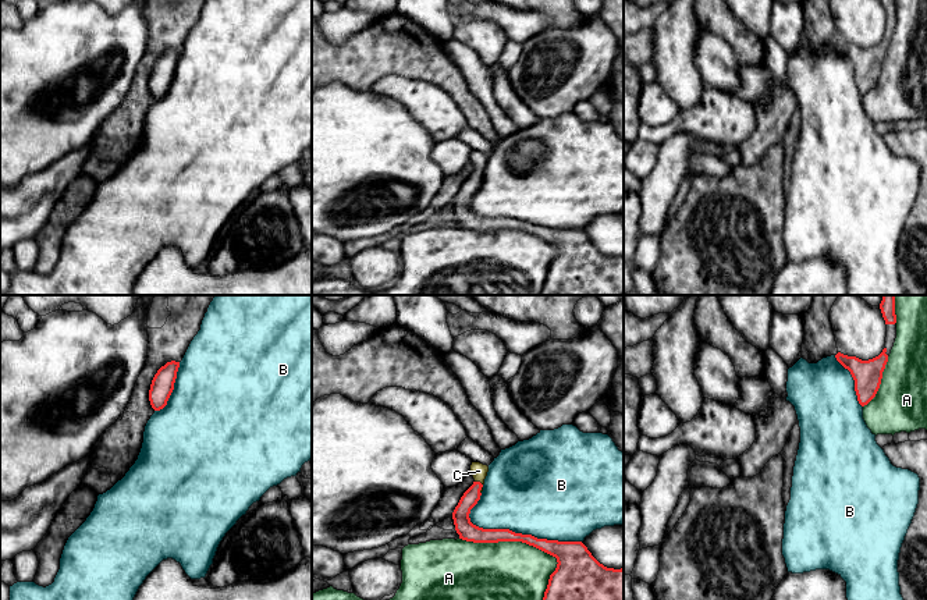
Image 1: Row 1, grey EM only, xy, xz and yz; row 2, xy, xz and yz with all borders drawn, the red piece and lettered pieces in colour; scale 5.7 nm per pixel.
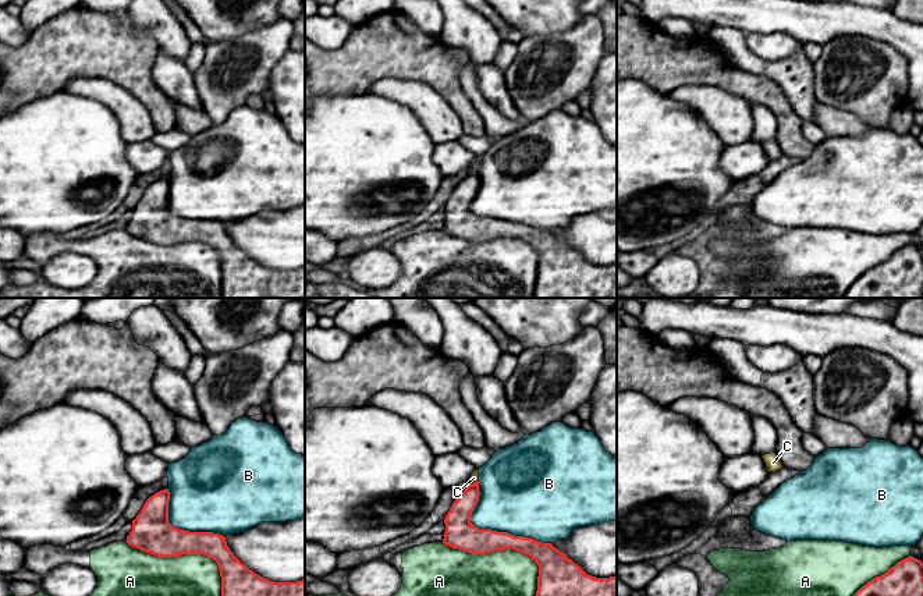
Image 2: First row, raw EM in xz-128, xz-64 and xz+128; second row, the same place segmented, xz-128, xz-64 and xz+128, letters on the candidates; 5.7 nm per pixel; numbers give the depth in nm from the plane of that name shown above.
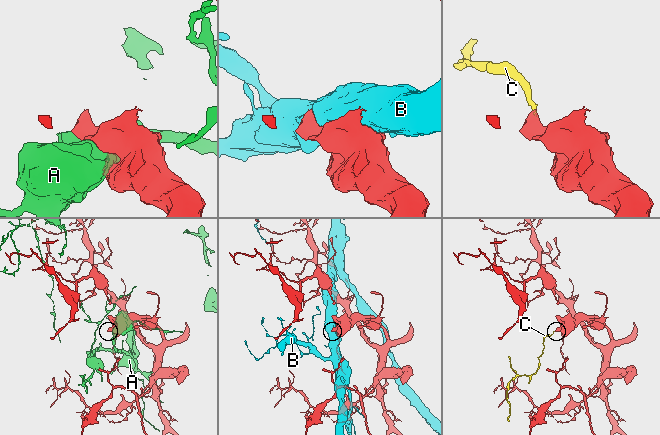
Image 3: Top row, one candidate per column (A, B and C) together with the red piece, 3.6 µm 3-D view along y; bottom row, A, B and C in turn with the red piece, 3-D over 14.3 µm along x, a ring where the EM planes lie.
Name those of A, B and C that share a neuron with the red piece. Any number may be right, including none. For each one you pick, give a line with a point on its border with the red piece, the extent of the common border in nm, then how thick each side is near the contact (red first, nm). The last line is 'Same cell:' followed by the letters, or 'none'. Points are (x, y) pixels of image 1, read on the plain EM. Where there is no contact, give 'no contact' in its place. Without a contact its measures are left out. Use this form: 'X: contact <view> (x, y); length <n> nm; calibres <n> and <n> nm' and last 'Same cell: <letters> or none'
C: contact xz (482, 174); length 90 nm; calibres 100 and 90 nm
Same cell: C

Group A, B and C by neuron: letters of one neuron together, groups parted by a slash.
A / B / C

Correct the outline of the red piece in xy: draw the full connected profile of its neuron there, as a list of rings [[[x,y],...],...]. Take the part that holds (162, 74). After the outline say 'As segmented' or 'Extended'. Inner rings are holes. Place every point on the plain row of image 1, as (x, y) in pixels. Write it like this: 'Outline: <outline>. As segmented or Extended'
Outline: [[[171,49],[154,63],[149,78],[149,89],[154,99],[160,99],[167,93],[174,78],[178,56],[180,50]]]. As segmented

